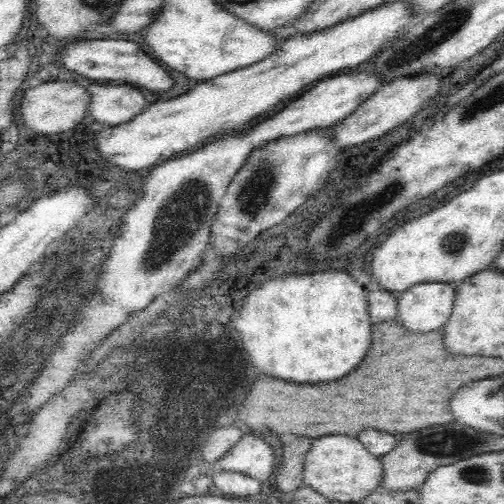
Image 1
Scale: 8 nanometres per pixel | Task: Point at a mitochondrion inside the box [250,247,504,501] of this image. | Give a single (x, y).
(440, 443)

